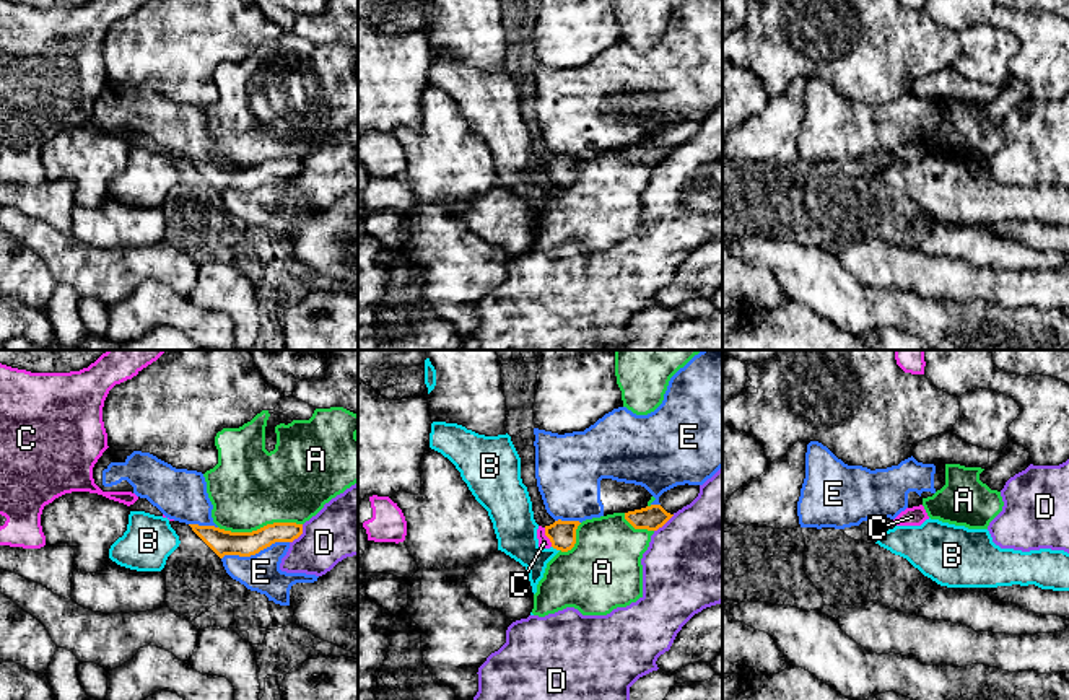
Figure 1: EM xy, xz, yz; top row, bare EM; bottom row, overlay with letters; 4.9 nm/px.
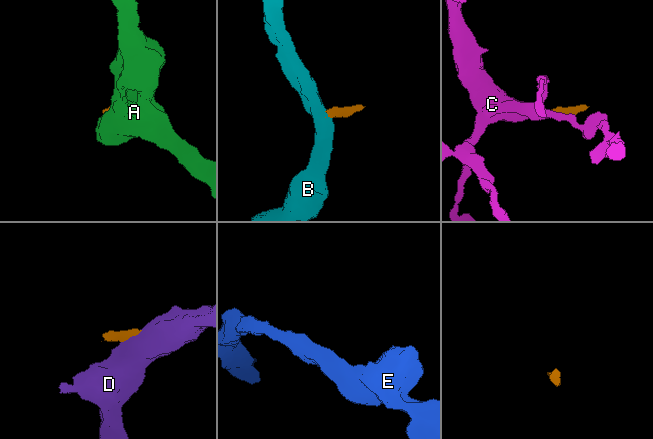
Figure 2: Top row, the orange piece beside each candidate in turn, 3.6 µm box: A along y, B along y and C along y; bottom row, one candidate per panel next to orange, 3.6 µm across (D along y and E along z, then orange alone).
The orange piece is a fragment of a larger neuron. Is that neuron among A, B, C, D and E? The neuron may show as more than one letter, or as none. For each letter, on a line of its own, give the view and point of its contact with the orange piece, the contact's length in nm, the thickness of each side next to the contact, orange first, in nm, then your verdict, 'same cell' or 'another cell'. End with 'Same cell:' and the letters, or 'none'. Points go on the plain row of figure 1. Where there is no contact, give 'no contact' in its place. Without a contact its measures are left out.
A: xy (261, 163) | 420 nm | 130/400 nm | another cell
B: xz (555, 183) | 50 nm | 140/200 nm | another cell
C: xz (549, 173) | 100 nm | 140/60 nm | same cell
D: xy (300, 170) | 120 nm | 110/300 nm | another cell
E: xy (254, 189) | 340 nm | 130/190 nm | another cell
Same cell: C

